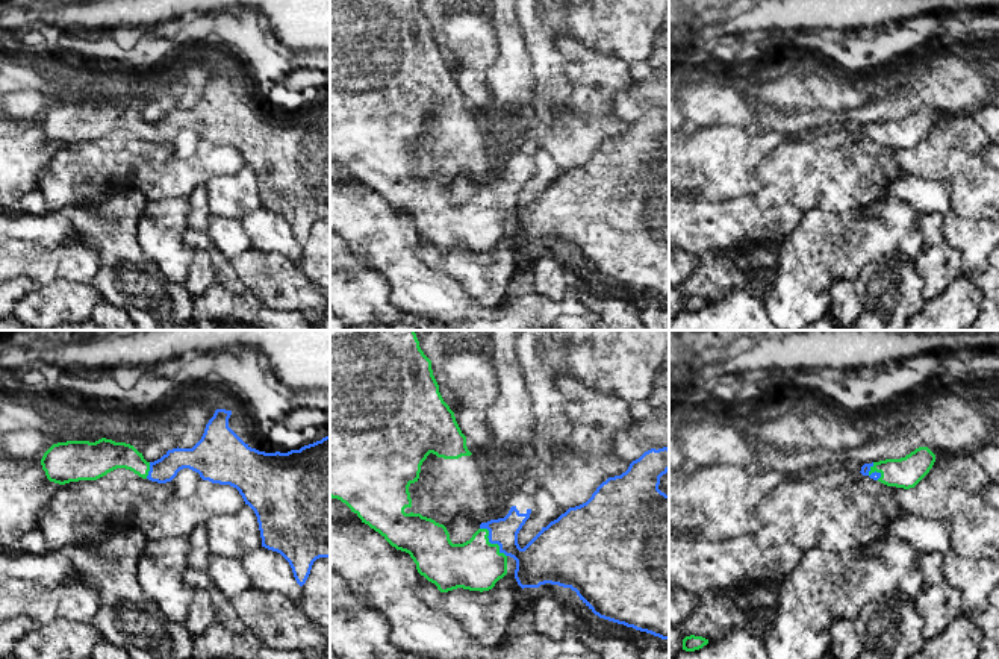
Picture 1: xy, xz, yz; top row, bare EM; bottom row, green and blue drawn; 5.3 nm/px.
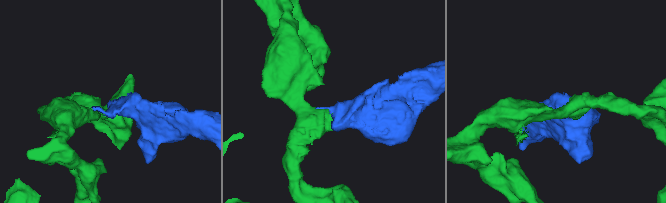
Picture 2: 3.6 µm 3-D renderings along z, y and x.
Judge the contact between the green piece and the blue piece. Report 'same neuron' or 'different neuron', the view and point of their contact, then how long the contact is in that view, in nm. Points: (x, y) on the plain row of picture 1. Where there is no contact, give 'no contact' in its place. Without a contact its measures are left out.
same neuron; meets green in xz at (489, 203); contact 220 nm long

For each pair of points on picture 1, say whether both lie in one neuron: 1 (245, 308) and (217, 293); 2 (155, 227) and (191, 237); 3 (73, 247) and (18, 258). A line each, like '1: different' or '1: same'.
1: same
2: different
3: same

